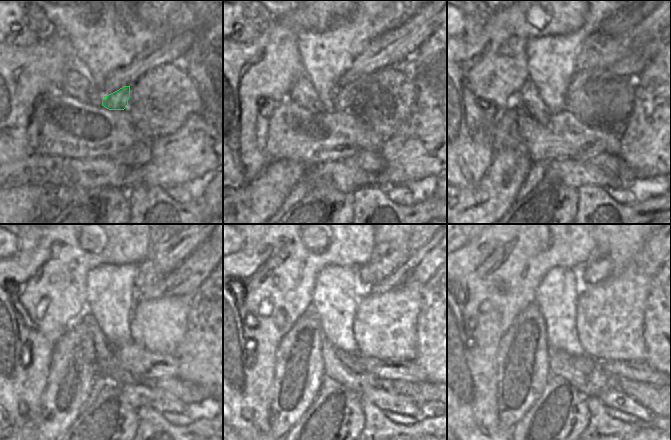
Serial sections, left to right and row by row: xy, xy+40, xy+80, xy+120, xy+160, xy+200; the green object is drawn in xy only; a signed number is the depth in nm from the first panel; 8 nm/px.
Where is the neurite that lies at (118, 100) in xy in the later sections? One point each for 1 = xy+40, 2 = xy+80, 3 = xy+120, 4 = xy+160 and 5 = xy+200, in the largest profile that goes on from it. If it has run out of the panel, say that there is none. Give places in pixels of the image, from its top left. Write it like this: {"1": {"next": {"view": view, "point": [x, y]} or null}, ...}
{"1": {"next": {"view": "xy+40", "point": [354, 95]}}, "2": {"next": {"view": "xy+80", "point": [631, 66]}}, "3": {"next": {"view": "xy+120", "point": [187, 277]}}, "4": {"next": {"view": "xy+160", "point": [422, 265]}}, "5": {"next": {"view": "xy+200", "point": [650, 259]}}}

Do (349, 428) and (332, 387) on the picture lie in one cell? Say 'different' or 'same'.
same

